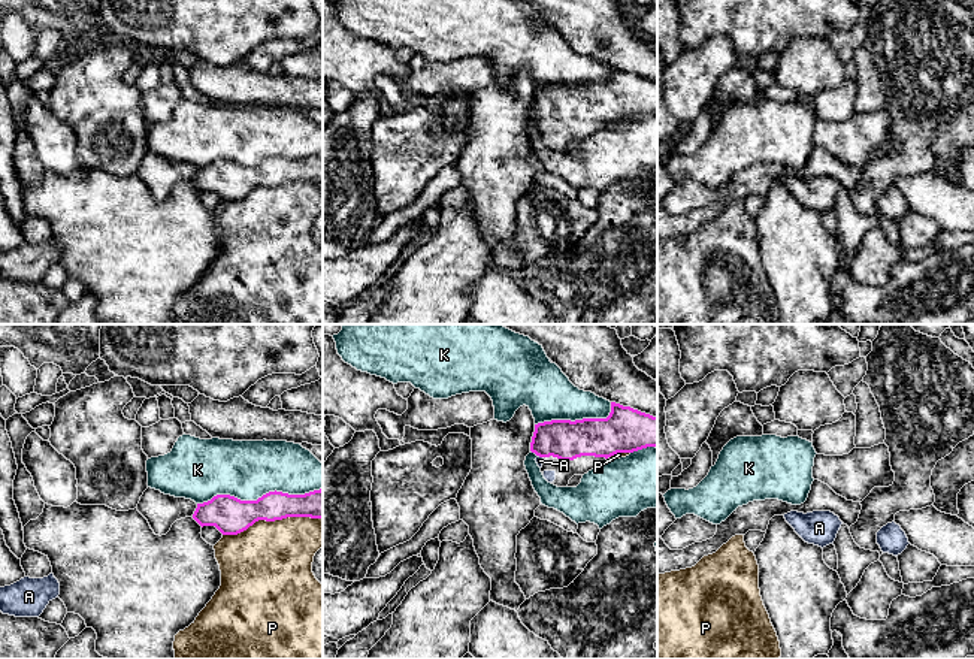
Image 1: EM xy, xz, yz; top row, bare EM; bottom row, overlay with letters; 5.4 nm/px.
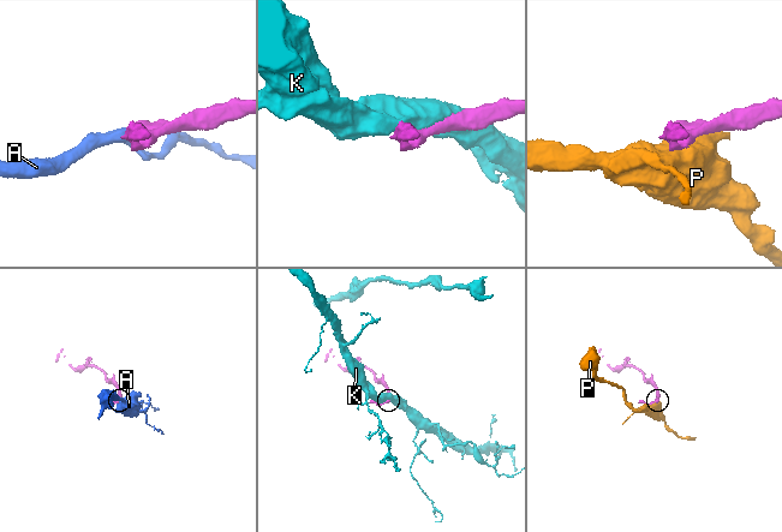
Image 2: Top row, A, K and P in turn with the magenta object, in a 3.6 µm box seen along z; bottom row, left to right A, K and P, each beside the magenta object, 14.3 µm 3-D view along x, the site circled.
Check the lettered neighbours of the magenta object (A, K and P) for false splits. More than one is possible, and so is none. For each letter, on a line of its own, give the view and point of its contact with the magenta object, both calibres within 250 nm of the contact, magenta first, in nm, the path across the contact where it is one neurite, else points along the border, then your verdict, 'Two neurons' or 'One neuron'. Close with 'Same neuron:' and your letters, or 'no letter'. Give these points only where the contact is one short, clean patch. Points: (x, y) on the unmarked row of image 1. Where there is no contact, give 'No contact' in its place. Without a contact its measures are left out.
A: Touches magenta at xz (541, 121). Thickness 220 nm (magenta) against 50 nm. Path across: xz (565, 105), (557, 105), (541, 121), (540, 126). One neuron
K: Touches magenta at xy (259, 163). Thickness 200 nm (magenta) against 320 nm. Two neurons
P: Touches magenta at xy (272, 186). Thickness 200 nm (magenta) against 460 nm. Two neurons
Same neuron: A

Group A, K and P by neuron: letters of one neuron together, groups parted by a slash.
A / K / P

